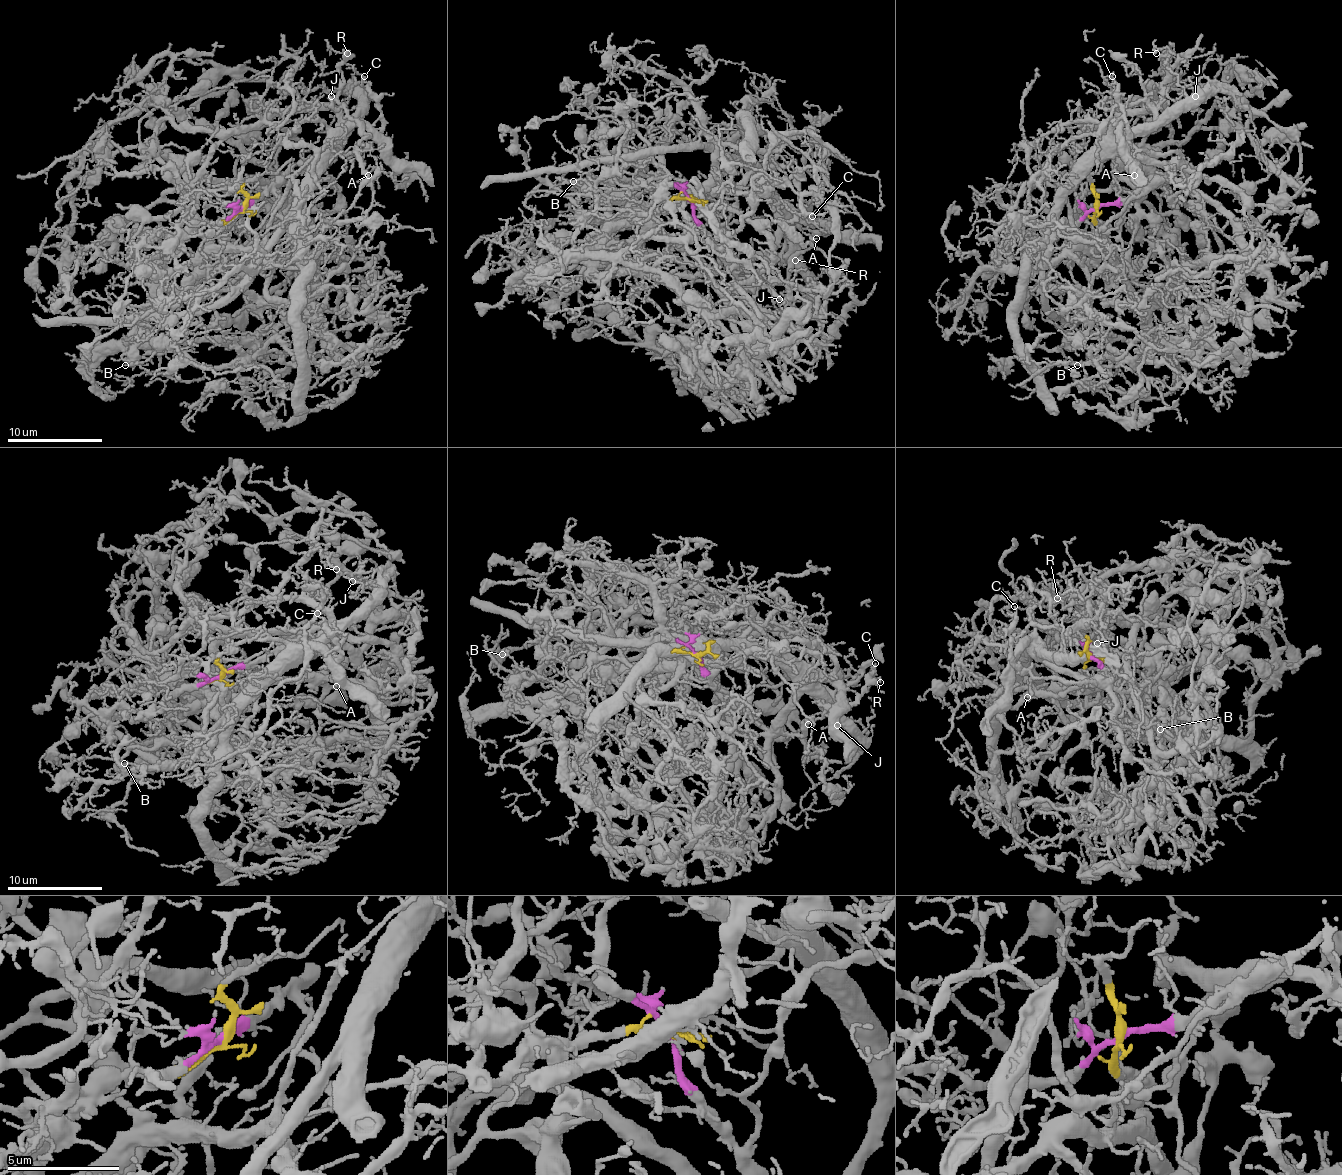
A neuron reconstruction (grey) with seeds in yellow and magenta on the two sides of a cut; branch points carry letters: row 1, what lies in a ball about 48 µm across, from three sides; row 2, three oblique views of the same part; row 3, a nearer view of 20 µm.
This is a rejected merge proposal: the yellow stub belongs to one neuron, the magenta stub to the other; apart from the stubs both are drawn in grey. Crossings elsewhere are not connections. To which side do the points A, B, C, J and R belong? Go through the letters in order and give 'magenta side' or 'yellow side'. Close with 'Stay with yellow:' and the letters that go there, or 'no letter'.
A: magenta side
B: yellow side
C: magenta side
J: magenta side
R: magenta side
Stay with yellow: B

